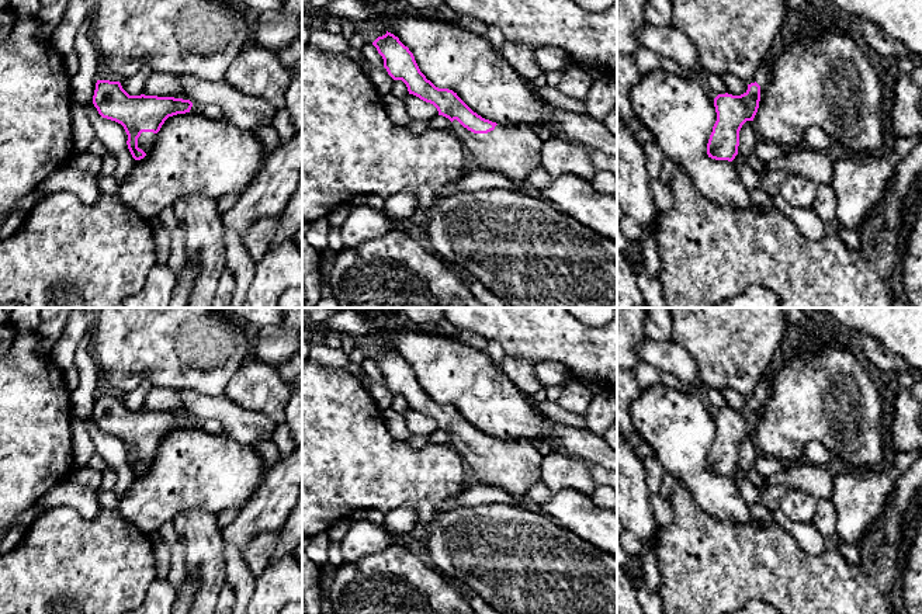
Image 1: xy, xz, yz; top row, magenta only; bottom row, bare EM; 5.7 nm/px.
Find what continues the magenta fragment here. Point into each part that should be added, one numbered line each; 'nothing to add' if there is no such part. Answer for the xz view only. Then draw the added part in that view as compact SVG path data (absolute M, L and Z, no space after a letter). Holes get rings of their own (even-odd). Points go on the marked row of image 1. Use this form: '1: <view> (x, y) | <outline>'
1: xz (515, 151) | M454 119L450 131L464 145L476 167L513 181L527 180L541 164L544 142L528 125L496 125L488 133L474 133Z

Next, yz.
1: yz (804, 21) | M787 0L787 4L787 24L772 51L763 58L756 74L756 83L760 87L769 81L776 56L791 39L817 38L821 34L829 31L824 25L822 14L819 14L807 0Z

